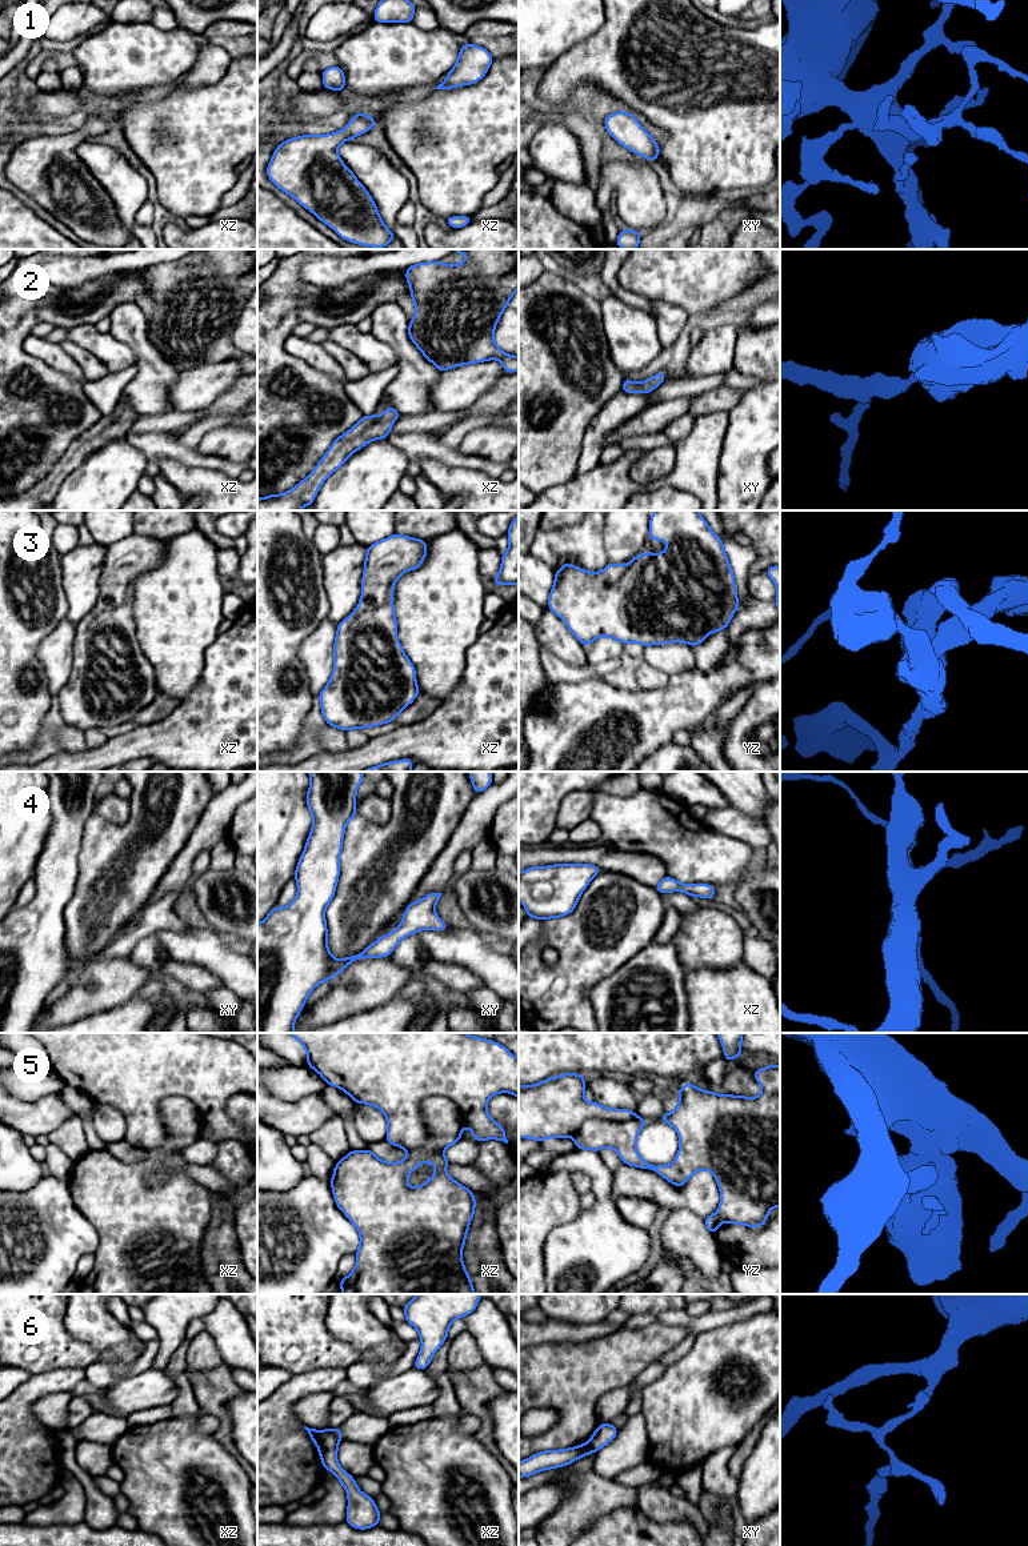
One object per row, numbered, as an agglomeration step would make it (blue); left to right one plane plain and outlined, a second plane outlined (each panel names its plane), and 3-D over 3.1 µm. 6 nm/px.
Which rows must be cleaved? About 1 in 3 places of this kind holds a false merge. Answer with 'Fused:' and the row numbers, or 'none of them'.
Fused: 6

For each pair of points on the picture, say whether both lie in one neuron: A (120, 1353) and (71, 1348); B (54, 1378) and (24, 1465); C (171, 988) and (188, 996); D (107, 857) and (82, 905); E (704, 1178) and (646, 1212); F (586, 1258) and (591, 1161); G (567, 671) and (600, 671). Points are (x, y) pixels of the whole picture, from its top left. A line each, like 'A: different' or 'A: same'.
A: different
B: same
C: same
D: same
E: different
F: same
G: same

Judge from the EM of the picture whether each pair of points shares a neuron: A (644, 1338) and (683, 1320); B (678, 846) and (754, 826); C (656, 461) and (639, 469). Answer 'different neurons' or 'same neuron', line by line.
A: different neurons
B: different neurons
C: same neuron

